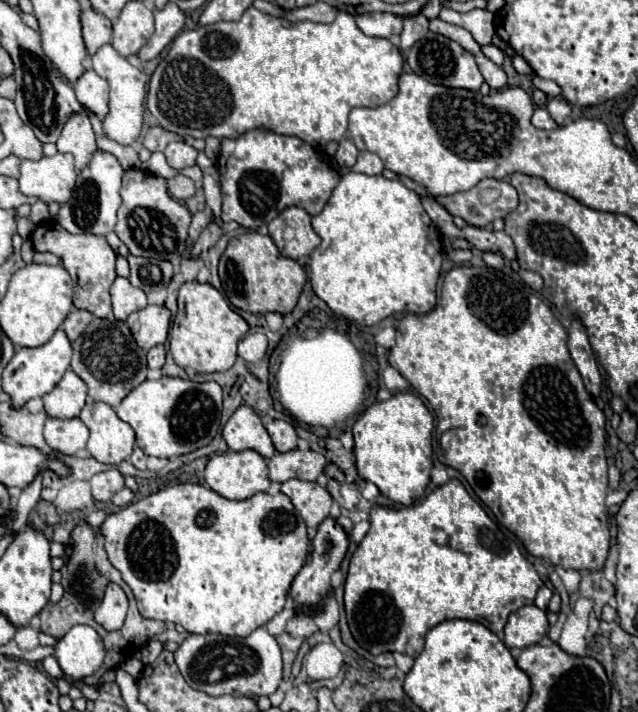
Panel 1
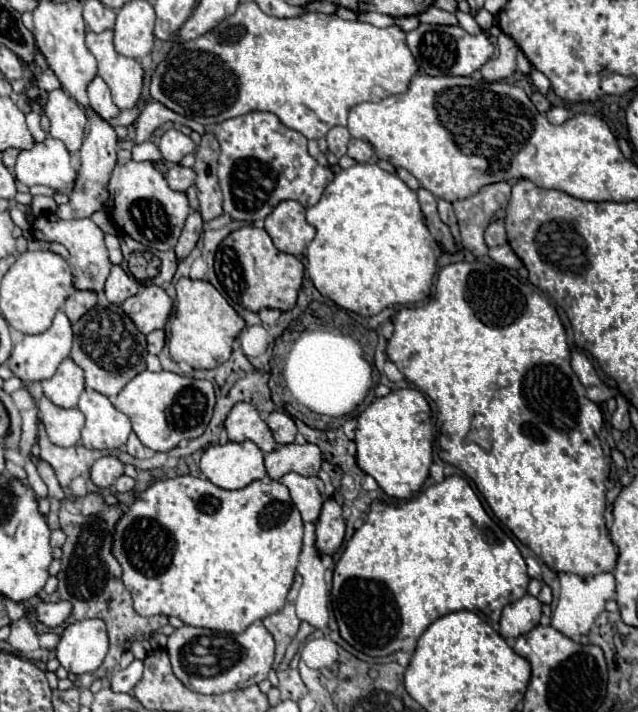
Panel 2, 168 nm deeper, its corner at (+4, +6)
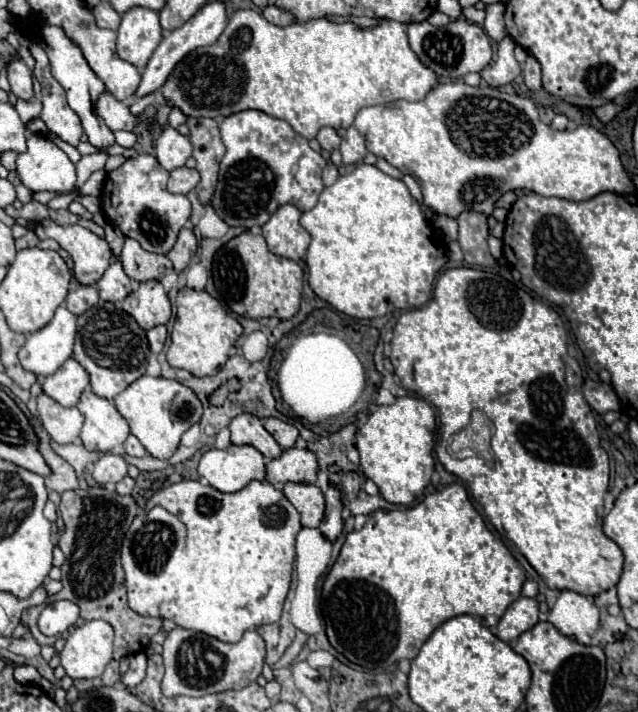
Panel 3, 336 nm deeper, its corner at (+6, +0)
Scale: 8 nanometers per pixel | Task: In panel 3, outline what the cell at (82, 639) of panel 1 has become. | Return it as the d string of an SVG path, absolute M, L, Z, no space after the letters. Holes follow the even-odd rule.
M90 620L84 626L76 628L68 636L64 650L60 652L60 658L62 658L60 664L64 666L66 674L72 680L76 680L76 678L98 678L98 676L102 676L106 664L112 660L112 638L114 638L114 630L104 620Z

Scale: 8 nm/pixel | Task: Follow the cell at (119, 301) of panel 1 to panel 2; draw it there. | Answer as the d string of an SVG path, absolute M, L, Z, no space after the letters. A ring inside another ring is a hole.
M112 266L112 272L106 280L106 298L112 304L122 304L126 298L134 296L138 292L138 282L134 278L130 278L120 266Z

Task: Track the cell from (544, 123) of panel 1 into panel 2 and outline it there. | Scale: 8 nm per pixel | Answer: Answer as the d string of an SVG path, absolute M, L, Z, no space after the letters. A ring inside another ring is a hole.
M554 106L554 108L550 108L550 110L546 112L546 118L548 118L548 122L552 122L552 124L564 124L564 122L568 120L568 110Z

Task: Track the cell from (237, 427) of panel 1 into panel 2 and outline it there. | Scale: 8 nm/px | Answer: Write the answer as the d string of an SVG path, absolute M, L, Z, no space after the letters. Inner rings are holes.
M248 402L234 404L224 426L232 442L252 440L262 452L272 452L276 448L276 440L268 424L260 418L258 410Z

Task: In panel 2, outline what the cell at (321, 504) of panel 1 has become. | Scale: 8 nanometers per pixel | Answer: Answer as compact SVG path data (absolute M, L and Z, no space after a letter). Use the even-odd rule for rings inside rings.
M296 472L284 474L280 480L280 484L284 484L290 490L290 498L296 504L296 508L302 514L304 522L316 522L320 508L326 500L324 494L324 482L318 476L300 476Z

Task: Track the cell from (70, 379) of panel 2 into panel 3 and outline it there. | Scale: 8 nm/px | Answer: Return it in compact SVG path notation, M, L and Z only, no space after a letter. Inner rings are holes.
M68 358L54 374L46 376L42 388L44 394L60 402L62 406L76 406L82 390L88 384L90 384L88 372L74 358Z

